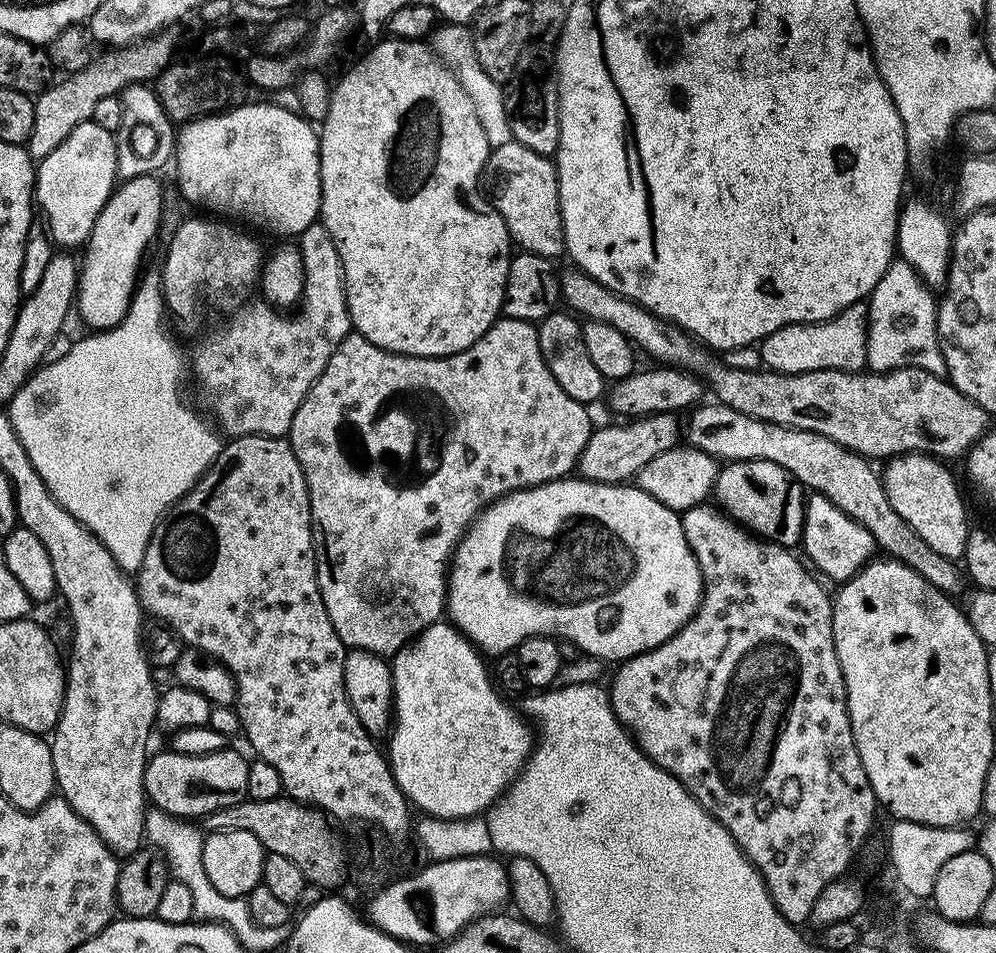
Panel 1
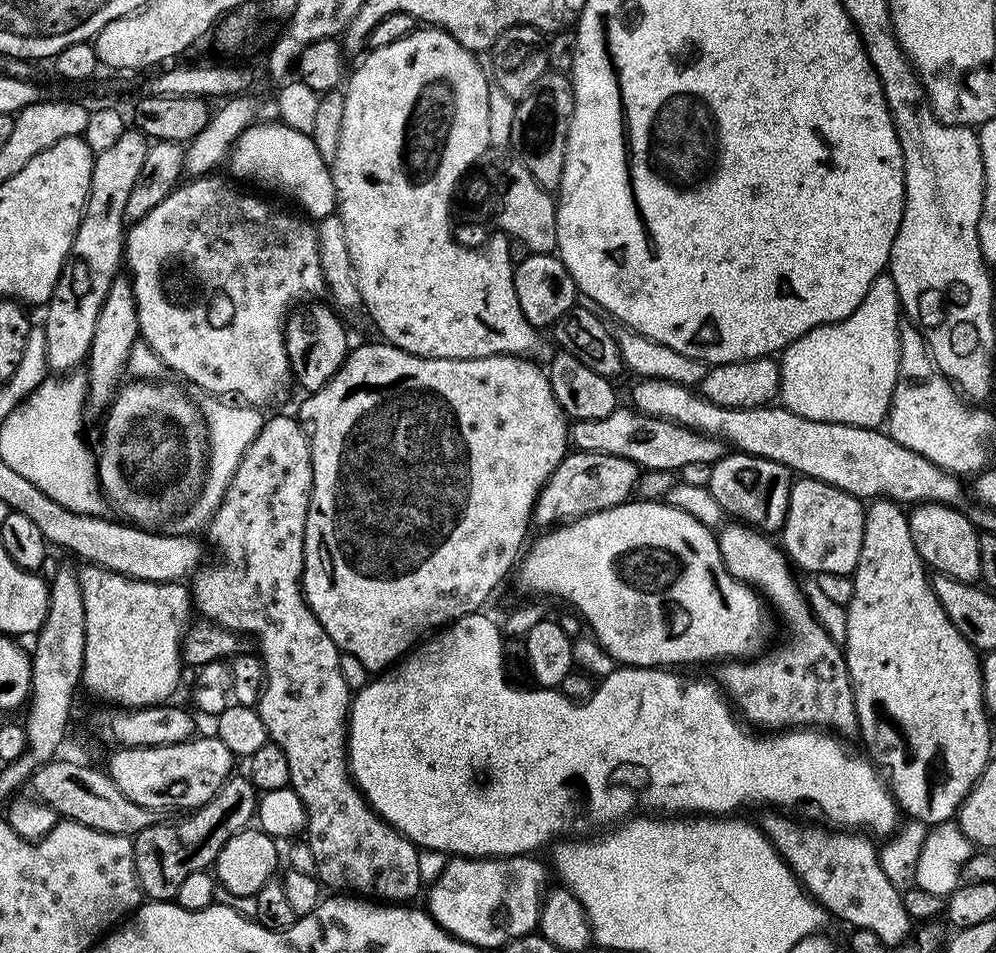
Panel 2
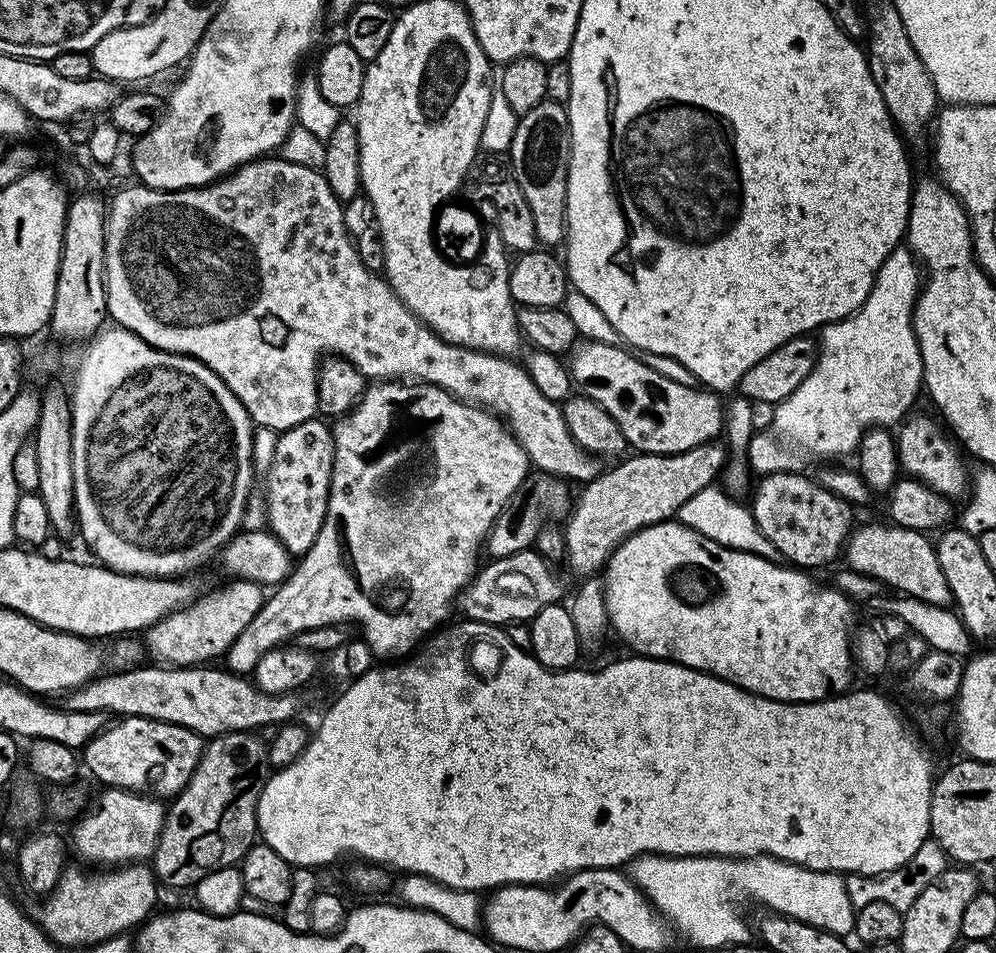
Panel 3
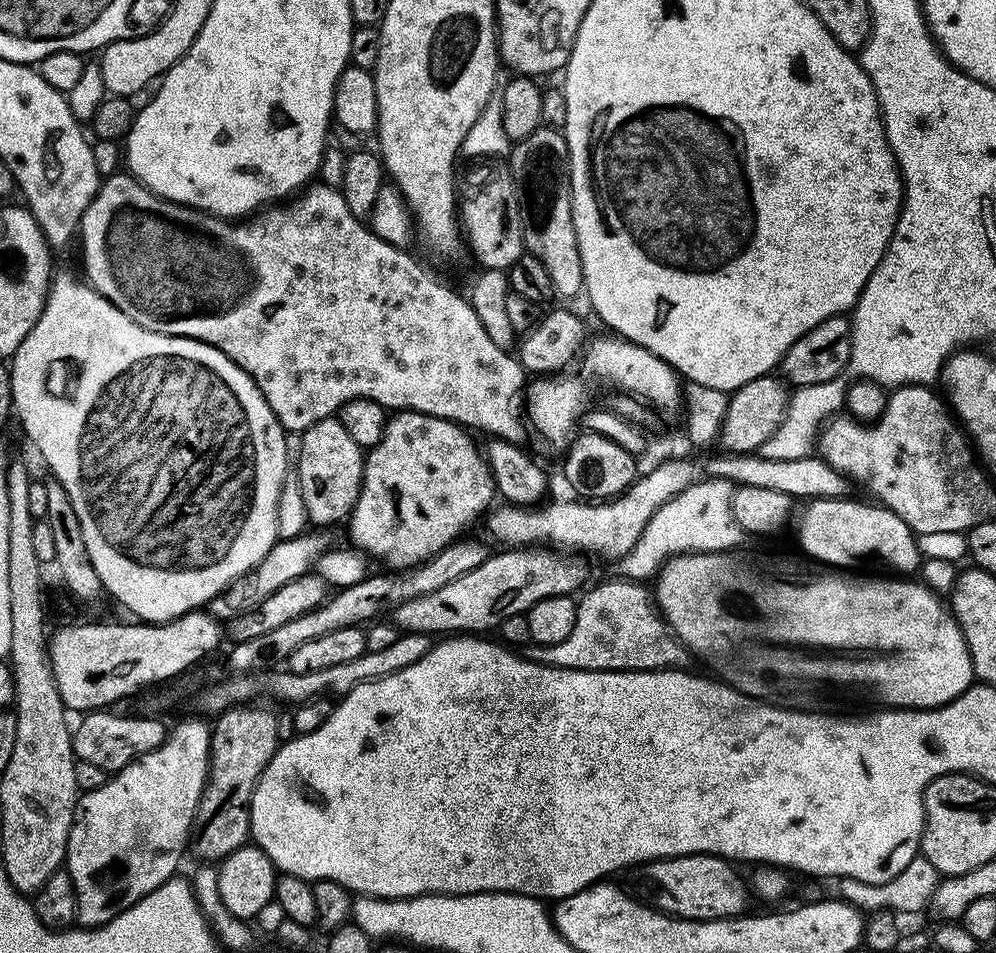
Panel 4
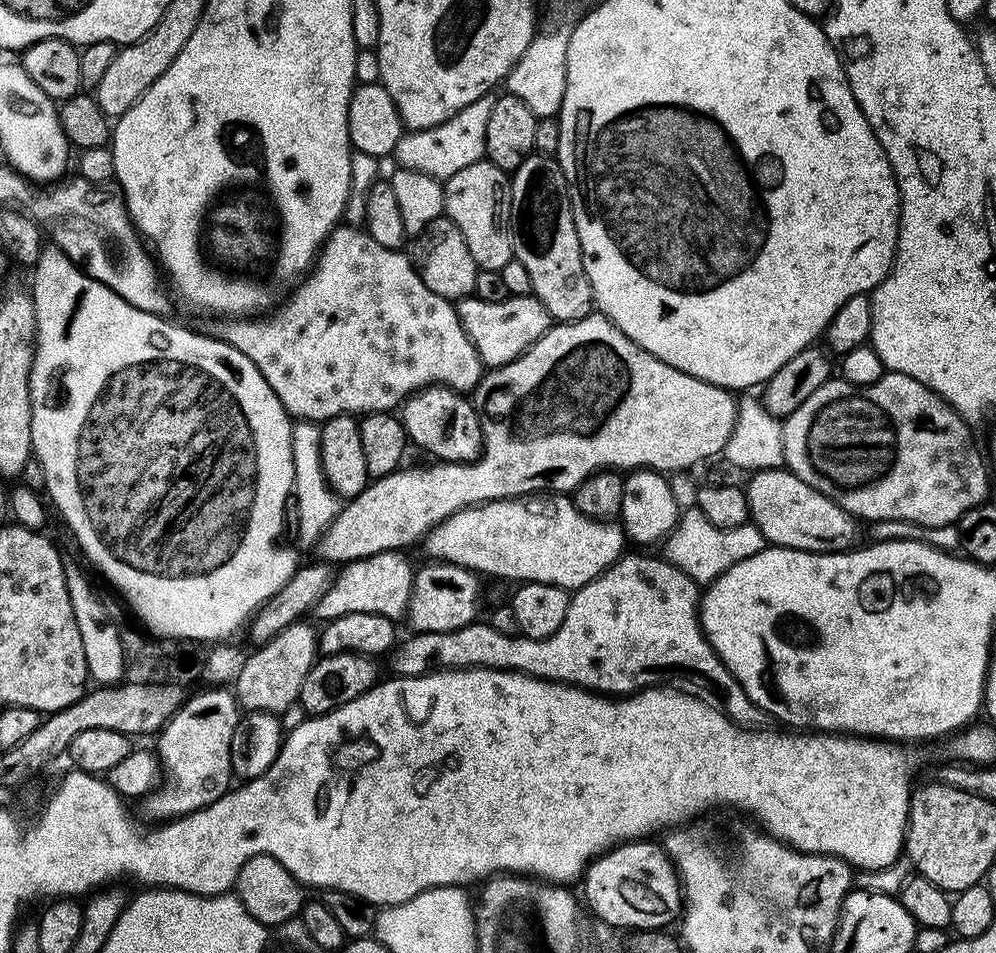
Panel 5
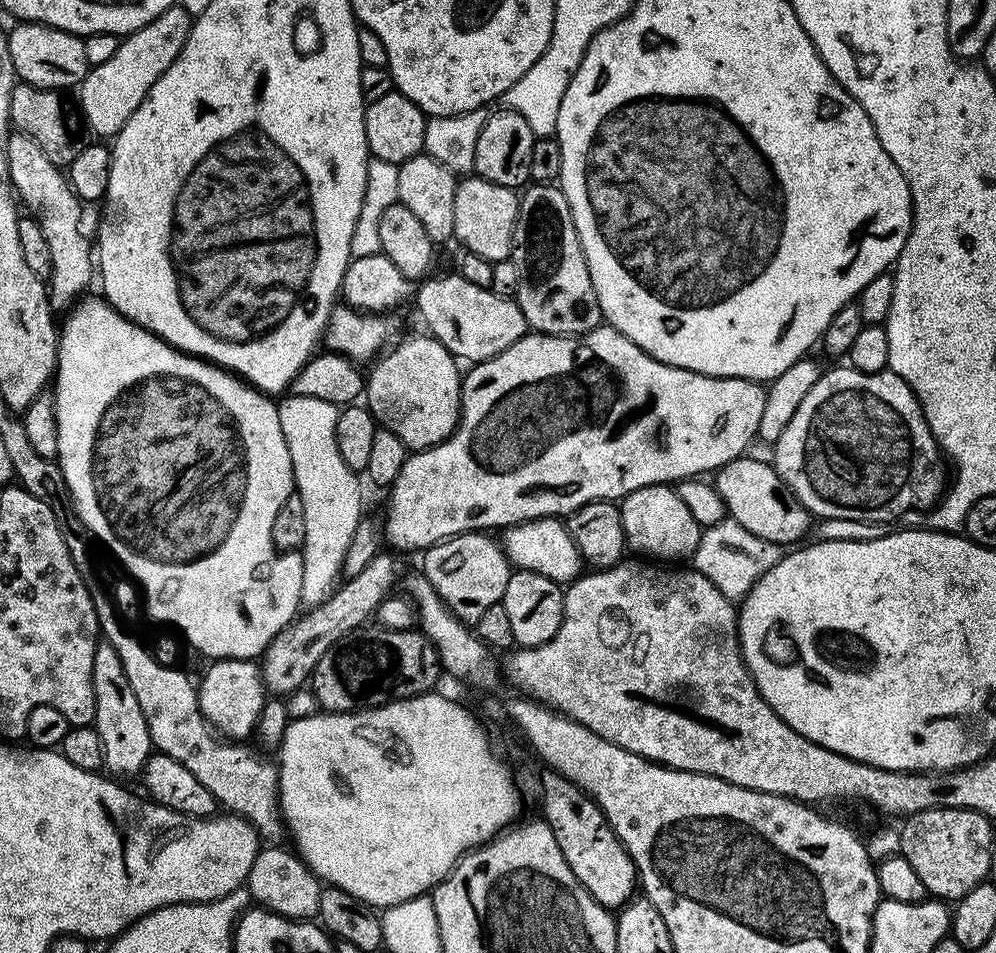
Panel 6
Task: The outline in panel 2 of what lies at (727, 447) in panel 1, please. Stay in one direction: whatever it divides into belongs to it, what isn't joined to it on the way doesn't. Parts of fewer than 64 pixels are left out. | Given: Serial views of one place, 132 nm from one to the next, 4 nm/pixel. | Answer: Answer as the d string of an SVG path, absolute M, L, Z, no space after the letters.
M618 406L606 418L573 423L570 440L577 449L621 456L639 464L641 469L654 472L672 472L676 468L688 468L691 464L711 466L726 454L725 441L675 424L673 420L646 416L631 406Z

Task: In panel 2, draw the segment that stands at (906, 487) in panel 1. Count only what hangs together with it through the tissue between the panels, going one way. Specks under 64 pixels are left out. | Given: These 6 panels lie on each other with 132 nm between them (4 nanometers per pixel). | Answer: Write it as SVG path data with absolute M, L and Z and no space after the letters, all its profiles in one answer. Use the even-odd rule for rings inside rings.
M920 502L907 513L910 534L920 559L929 569L939 575L951 576L954 580L976 582L980 580L978 566L978 542L980 532L971 519L960 513L959 507L935 502ZM913 511L913 512L912 512Z

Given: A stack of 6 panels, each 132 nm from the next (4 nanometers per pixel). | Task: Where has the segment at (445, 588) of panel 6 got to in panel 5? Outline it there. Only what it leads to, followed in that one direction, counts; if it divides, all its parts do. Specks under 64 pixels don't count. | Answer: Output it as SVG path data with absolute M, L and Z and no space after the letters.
M429 561L415 571L406 624L413 633L448 633L473 623L479 616L480 583L477 573L444 561Z

